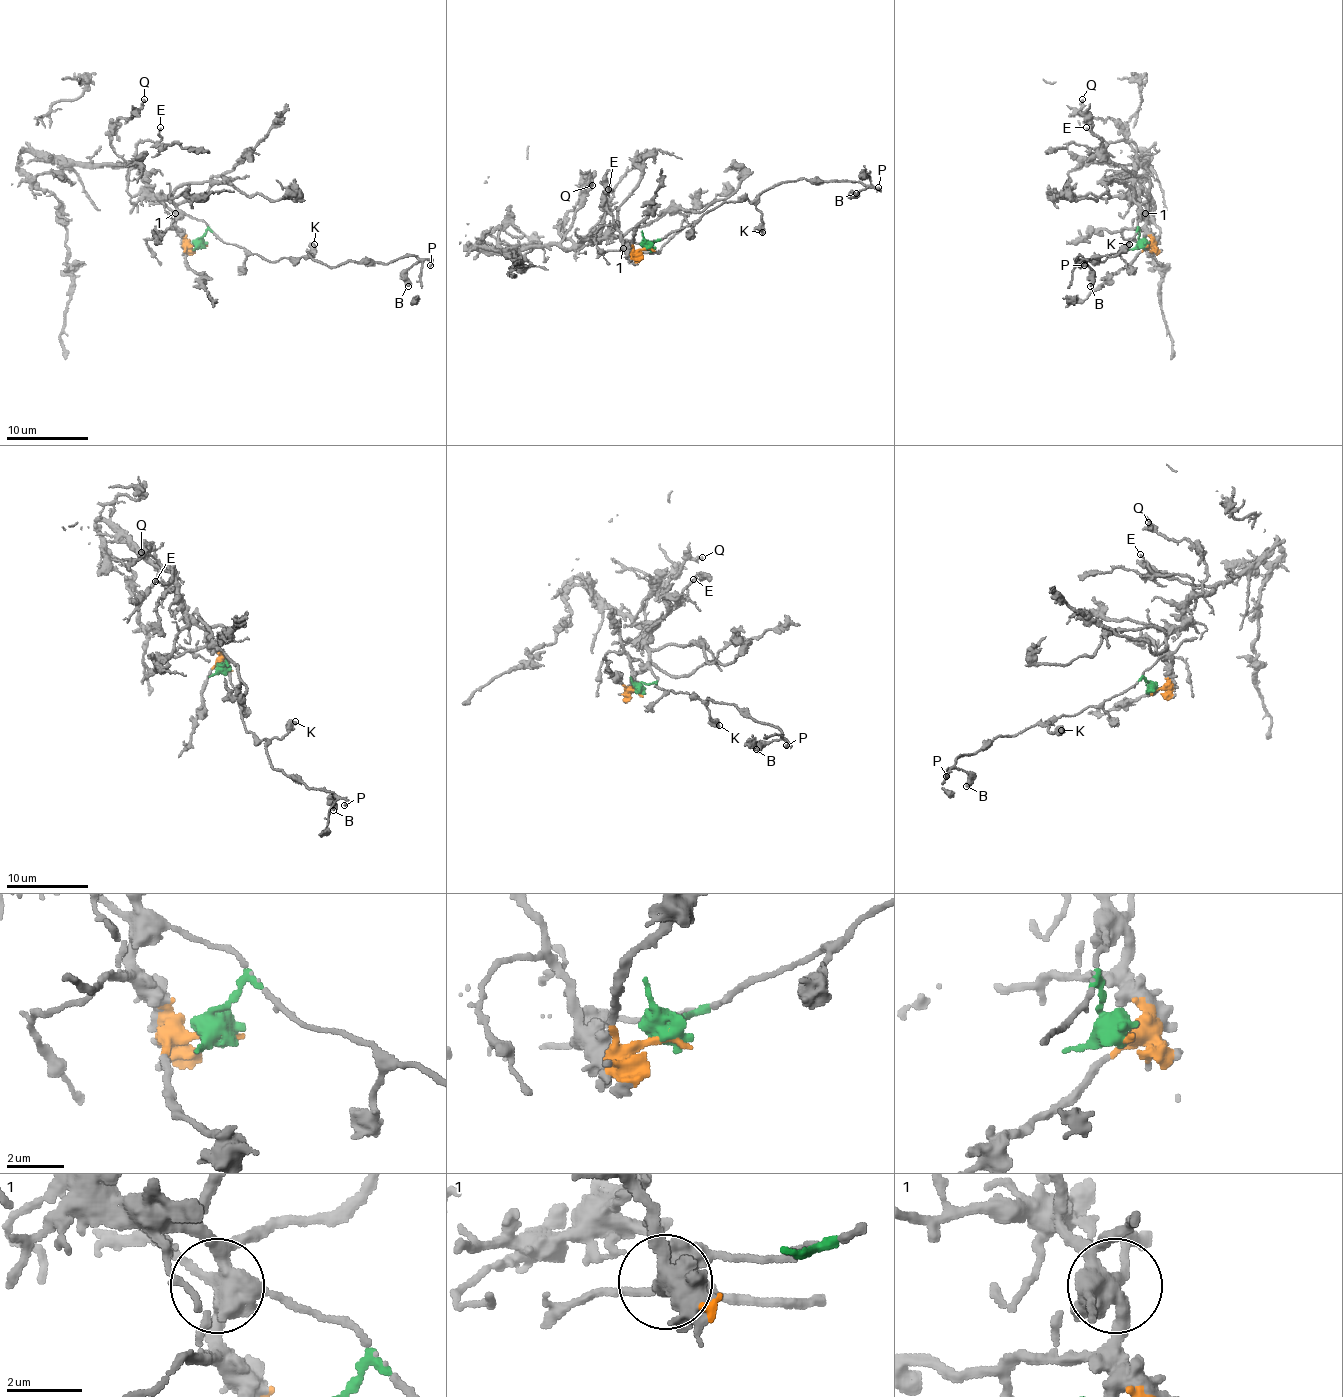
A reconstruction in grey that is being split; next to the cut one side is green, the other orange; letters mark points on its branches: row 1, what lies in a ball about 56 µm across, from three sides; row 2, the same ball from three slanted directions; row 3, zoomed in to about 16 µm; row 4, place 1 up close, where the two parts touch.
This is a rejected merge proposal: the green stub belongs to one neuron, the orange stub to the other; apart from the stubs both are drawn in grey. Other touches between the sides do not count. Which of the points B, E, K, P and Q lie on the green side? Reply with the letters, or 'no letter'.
B, K, P

